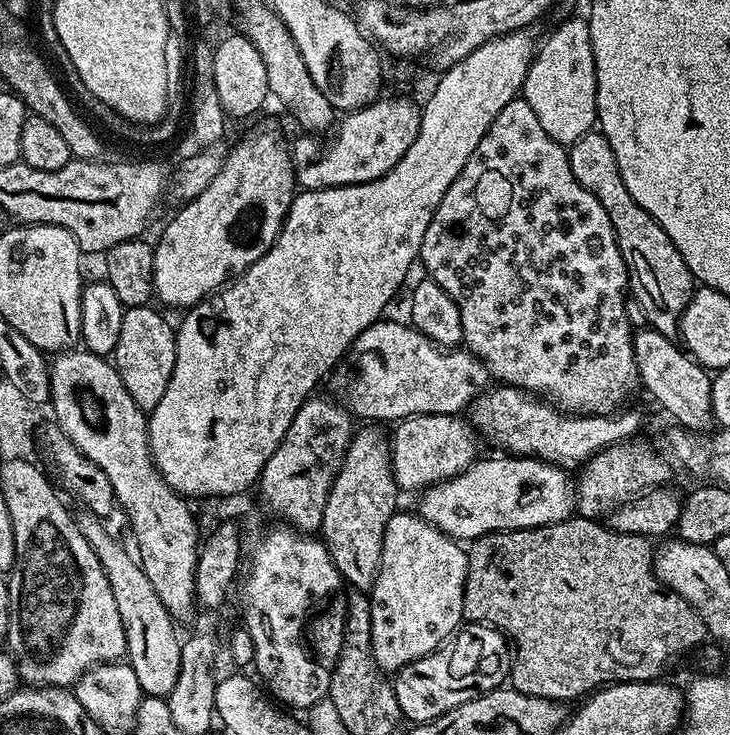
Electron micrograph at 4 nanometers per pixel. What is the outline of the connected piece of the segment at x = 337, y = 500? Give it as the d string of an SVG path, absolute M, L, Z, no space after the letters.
M360 426L353 431L342 466L330 486L326 514L322 514L319 527L330 558L340 572L341 581L367 594L371 593L380 569L386 522L390 522L398 510L390 440L376 428L379 427Z

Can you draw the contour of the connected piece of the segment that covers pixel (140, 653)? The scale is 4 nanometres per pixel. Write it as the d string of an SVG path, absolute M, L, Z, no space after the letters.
M87 510L77 511L75 518L82 538L90 542L110 582L110 590L114 590L114 603L118 606L118 614L122 618L126 634L126 662L138 677L141 693L144 696L166 698L170 690L174 690L174 682L178 682L178 670L182 670L182 636L176 633L177 621L173 620L166 606L162 606L162 598L158 598L150 578L146 578L139 559L131 551L128 553L108 533L108 528L104 525L107 523Z

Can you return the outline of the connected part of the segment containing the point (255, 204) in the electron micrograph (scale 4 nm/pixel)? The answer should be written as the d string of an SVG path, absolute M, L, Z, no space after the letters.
M260 132L257 136L248 136L245 140L240 140L231 145L228 157L222 170L214 176L214 180L206 186L206 190L193 200L187 201L179 210L180 213L169 222L164 228L164 233L160 236L160 241L154 244L154 266L152 267L152 286L154 289L155 299L161 300L164 304L169 304L172 308L180 308L179 310L187 310L193 304L199 304L201 300L213 295L217 290L225 287L233 278L246 271L254 262L258 262L258 258L262 258L262 254L266 254L270 250L270 246L276 240L276 235L280 233L280 229L284 226L284 217L288 215L288 207L292 205L292 197L296 195L298 185L296 183L296 172L292 168L292 153L287 143L283 144L278 137L272 132Z

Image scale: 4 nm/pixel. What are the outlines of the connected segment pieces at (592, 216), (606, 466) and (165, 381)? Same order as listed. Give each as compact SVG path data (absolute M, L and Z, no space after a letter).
M523 98L510 101L506 110L502 110L502 114L494 118L490 130L486 130L482 142L478 142L478 150L470 154L470 162L462 166L462 174L458 174L450 190L446 190L430 226L426 226L426 238L422 238L418 260L421 265L424 263L424 268L428 271L425 273L434 282L438 282L438 286L442 286L442 290L446 290L450 298L454 298L462 314L467 351L488 367L488 375L493 381L510 388L522 388L529 394L551 402L560 411L578 416L606 416L615 413L621 407L619 404L638 388L632 345L634 327L628 321L629 301L626 299L630 292L628 267L618 250L614 226L606 210L602 210L602 202L598 202L598 198L581 186L578 178L574 178L565 145L552 140L550 134L542 130L542 122L538 122L534 110L530 110Z
M640 438L615 444L602 450L597 456L591 456L587 464L579 469L580 480L578 476L576 484L579 515L584 518L603 517L603 512L604 515L611 513L613 508L625 504L641 492L667 485L673 465L661 456L650 445L643 444Z
M152 306L142 308L125 308L122 318L122 330L118 330L118 346L114 353L116 372L122 378L130 398L139 406L145 414L151 413L152 409L162 402L162 394L166 394L166 386L170 386L170 374L174 370L176 361L176 333L173 325L164 321L160 312L155 312Z

